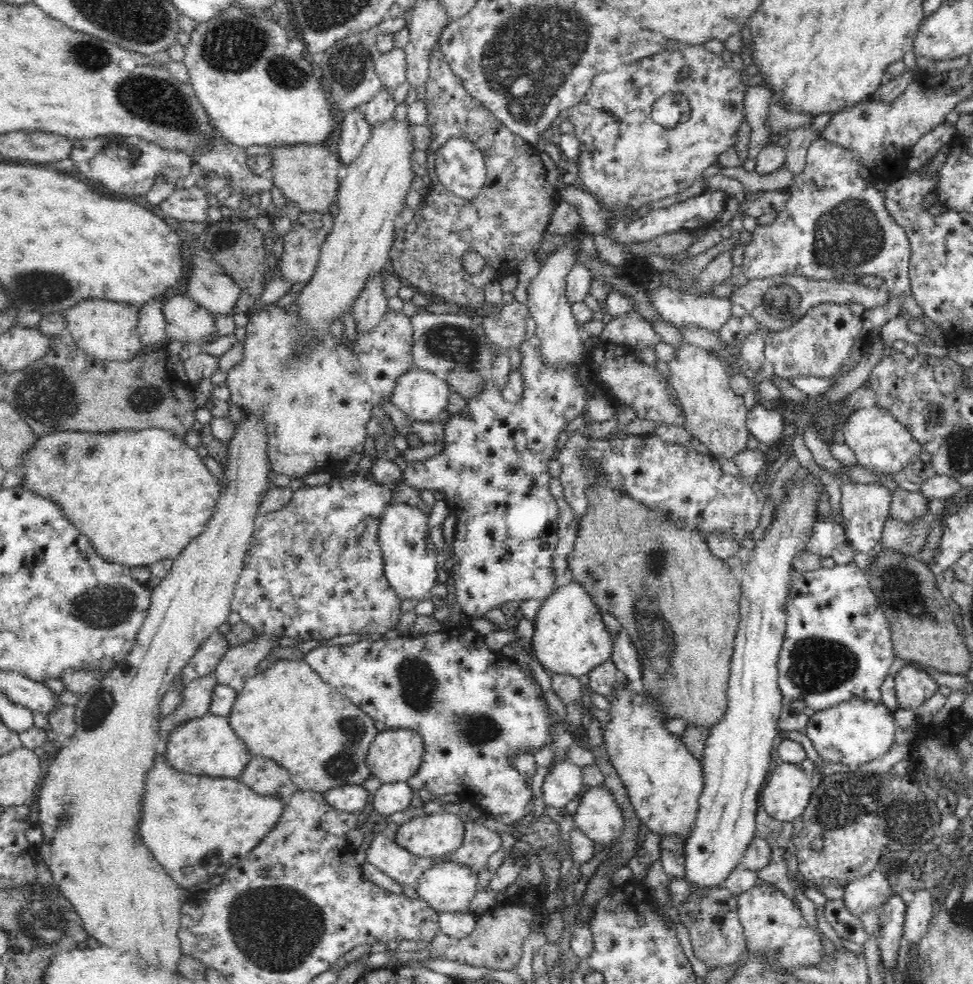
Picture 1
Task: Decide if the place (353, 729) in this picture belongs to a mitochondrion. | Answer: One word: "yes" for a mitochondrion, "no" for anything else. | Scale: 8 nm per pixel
yes

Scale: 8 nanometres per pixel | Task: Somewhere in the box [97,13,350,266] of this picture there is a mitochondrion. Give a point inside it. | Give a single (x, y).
(235, 46)

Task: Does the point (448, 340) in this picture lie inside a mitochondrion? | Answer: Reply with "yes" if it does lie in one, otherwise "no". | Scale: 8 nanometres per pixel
yes

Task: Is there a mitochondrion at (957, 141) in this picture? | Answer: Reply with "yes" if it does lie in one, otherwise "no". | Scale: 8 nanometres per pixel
no

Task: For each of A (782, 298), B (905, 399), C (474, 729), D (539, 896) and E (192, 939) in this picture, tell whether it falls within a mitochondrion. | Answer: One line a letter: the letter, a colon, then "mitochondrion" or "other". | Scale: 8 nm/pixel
A: mitochondrion
B: other
C: mitochondrion
D: other
E: other

